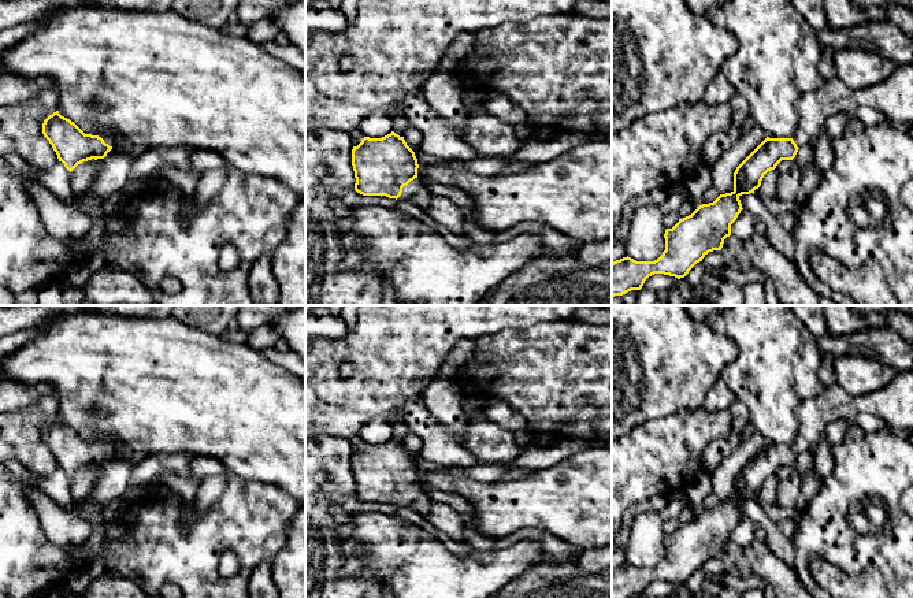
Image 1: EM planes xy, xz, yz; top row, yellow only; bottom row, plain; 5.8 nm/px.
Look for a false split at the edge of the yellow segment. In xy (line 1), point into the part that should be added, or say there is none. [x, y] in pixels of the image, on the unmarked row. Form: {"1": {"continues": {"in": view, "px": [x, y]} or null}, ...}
{"1": {"continues": {"in": "xy", "px": [108, 445]}}}

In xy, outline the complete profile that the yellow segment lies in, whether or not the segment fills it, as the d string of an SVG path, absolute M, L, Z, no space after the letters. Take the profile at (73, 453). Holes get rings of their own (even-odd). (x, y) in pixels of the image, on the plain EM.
M59 417L44 427L42 441L52 452L59 468L70 479L83 468L104 465L118 447L111 441L85 441L74 428L62 423Z

